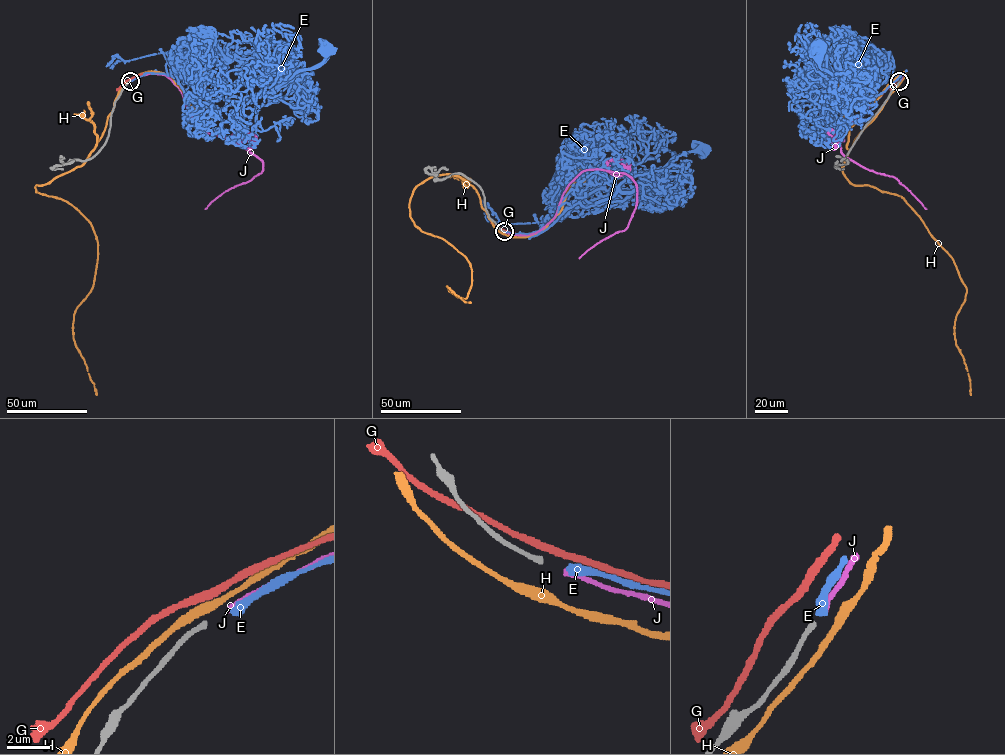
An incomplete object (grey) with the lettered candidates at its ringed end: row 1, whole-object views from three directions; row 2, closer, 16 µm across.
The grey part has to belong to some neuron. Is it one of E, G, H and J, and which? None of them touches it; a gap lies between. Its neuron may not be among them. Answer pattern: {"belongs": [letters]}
{"belongs": ["J"]}

